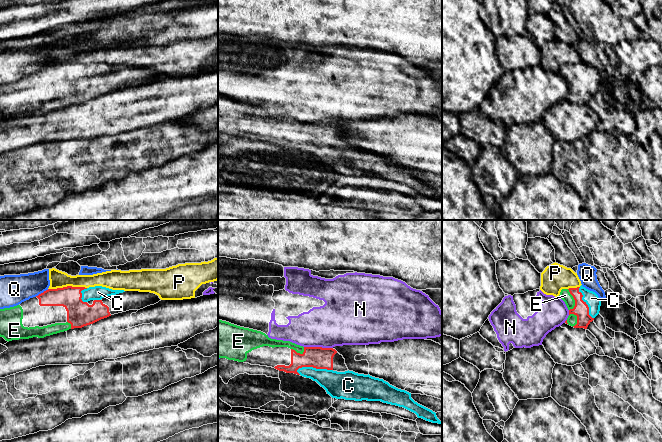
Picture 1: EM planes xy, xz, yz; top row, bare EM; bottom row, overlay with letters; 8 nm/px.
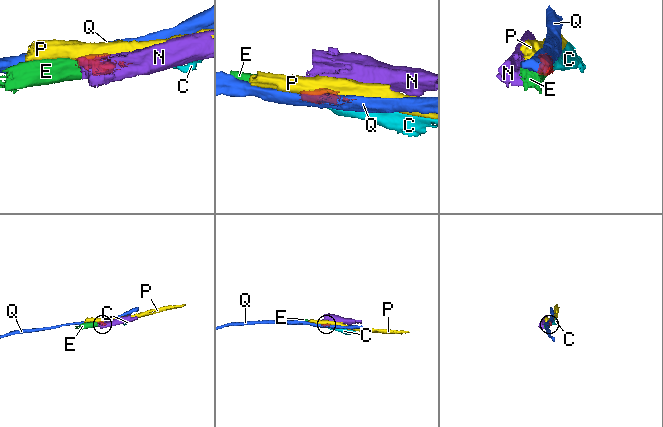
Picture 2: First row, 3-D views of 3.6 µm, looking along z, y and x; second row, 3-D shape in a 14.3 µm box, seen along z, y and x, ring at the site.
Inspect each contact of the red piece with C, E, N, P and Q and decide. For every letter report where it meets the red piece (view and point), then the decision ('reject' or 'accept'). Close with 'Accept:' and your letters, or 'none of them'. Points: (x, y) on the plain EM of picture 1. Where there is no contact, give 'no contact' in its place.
C: contact xz (314, 143); accept
E: contact yz (574, 75); accept
N: contact xz (318, 123); reject
P: contact xy (67, 62); reject
Q: contact xy (41, 69); reject
Accept: C, E

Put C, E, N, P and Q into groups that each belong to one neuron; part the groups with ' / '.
C E / N / P / Q

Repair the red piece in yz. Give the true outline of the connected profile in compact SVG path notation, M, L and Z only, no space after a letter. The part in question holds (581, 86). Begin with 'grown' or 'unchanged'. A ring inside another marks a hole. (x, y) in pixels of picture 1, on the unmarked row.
grown; M582 61L577 64L562 65L559 73L565 78L569 92L566 100L574 104L587 105L599 90L601 75Z

